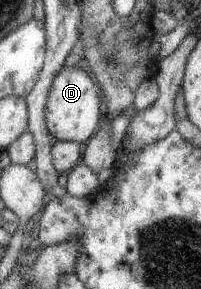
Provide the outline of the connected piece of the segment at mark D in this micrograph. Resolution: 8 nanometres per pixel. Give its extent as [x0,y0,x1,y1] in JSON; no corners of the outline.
[44,64,99,143]

